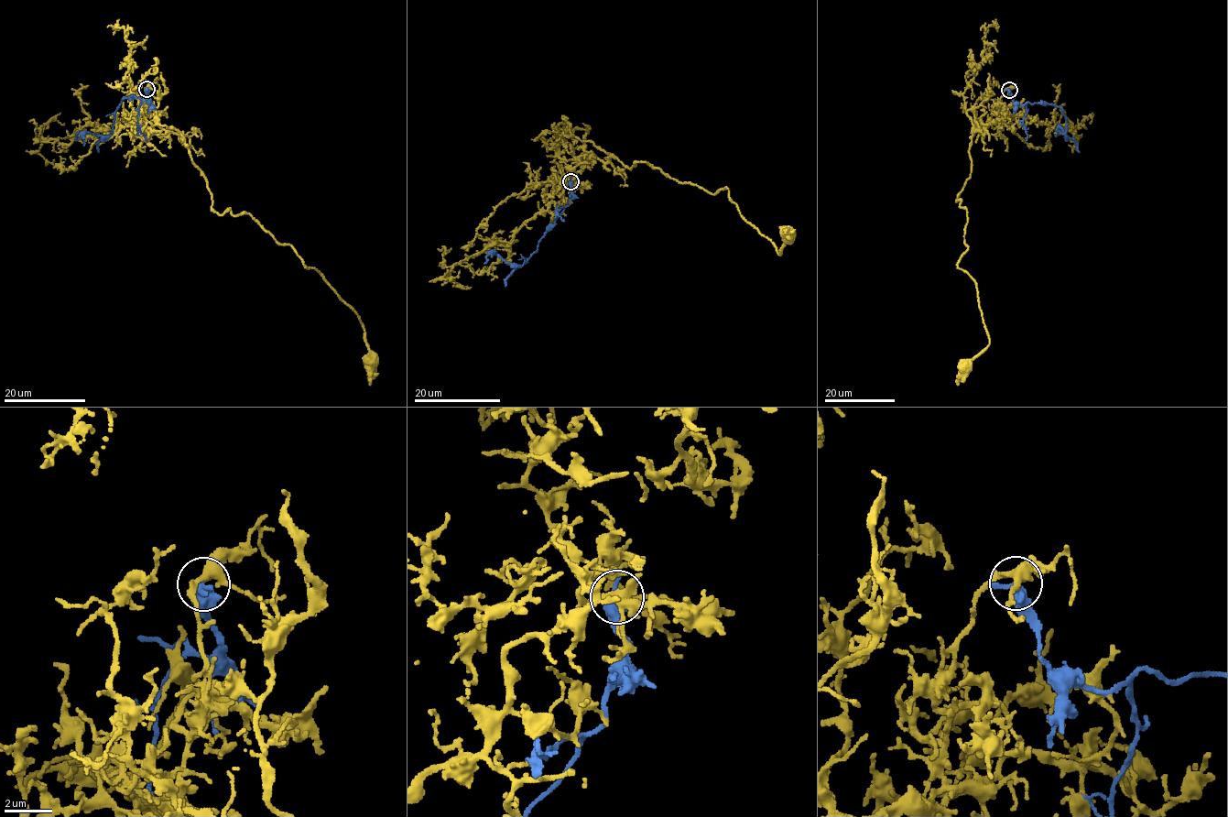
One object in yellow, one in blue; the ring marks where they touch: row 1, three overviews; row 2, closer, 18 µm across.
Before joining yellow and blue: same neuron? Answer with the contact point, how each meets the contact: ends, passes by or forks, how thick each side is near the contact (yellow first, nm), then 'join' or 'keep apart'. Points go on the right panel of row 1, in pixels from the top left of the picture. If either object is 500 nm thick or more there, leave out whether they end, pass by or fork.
at (1009, 90); 320 nm thick on the yellow side, 500 nm on the other; keep apart

